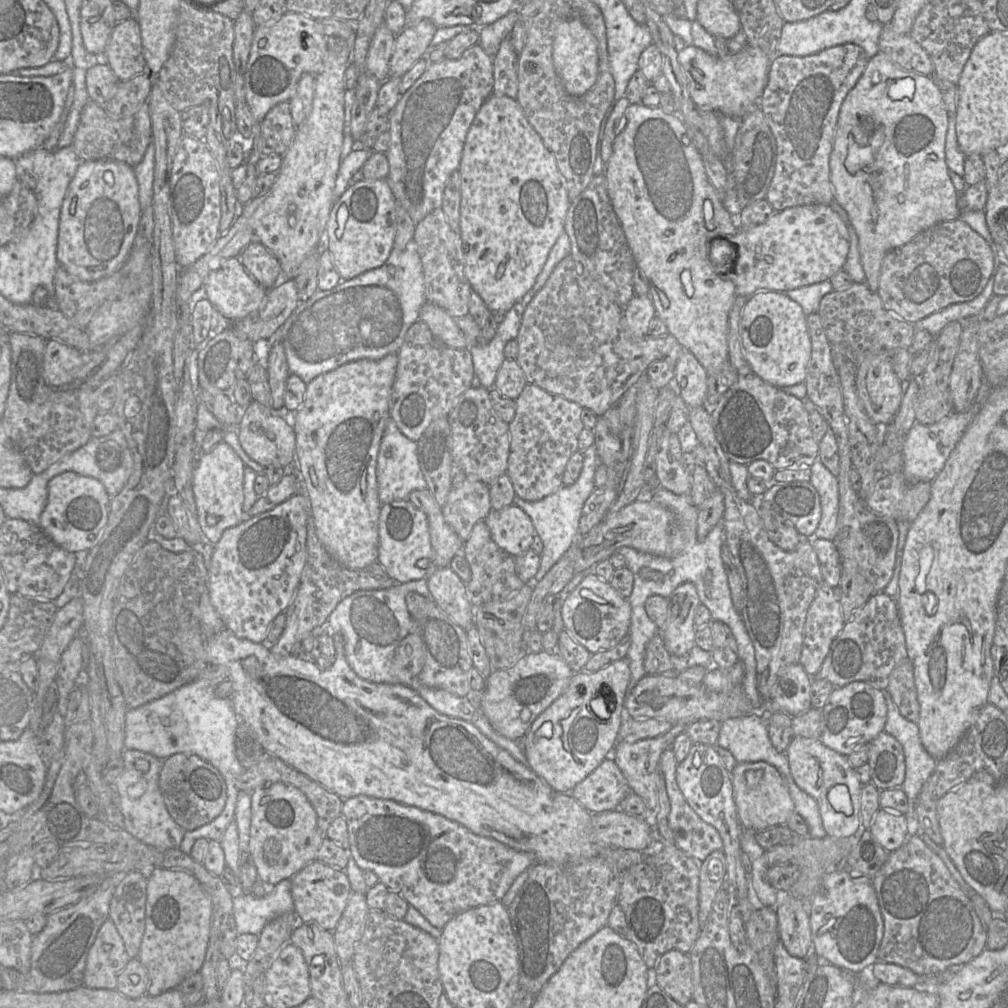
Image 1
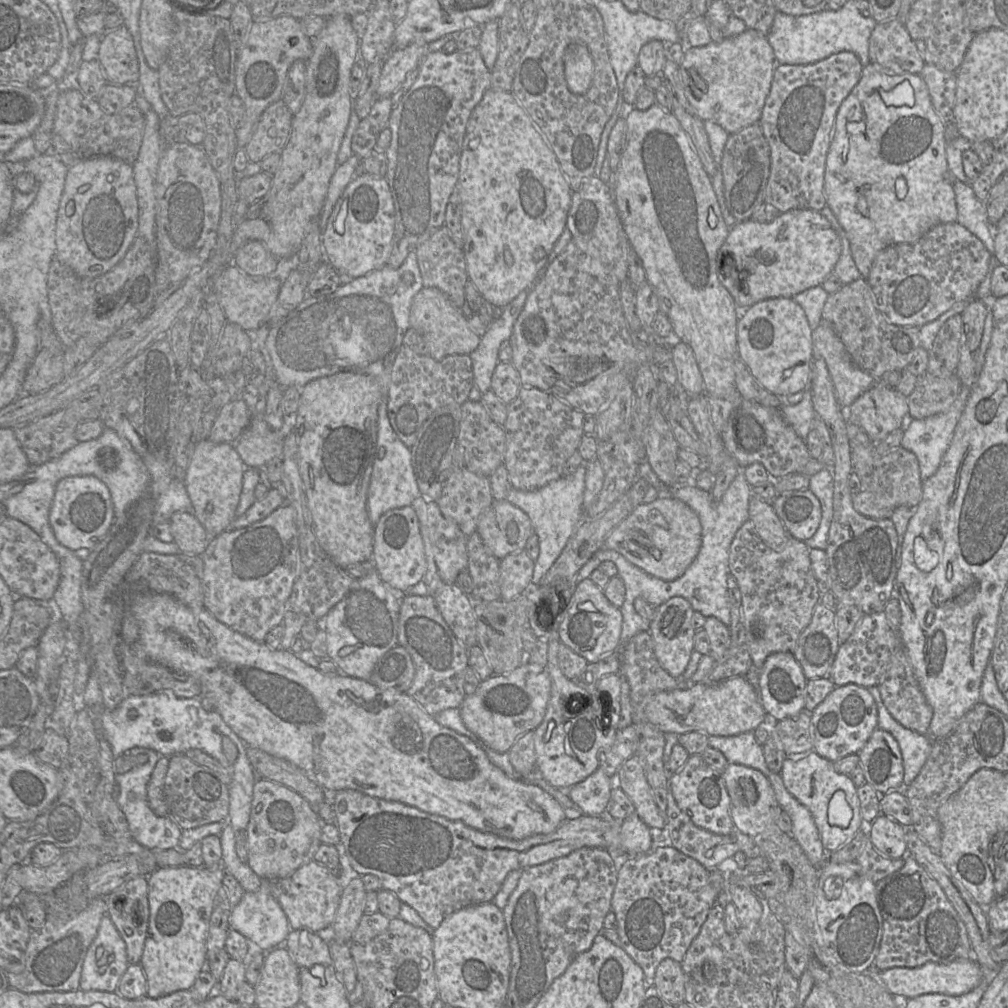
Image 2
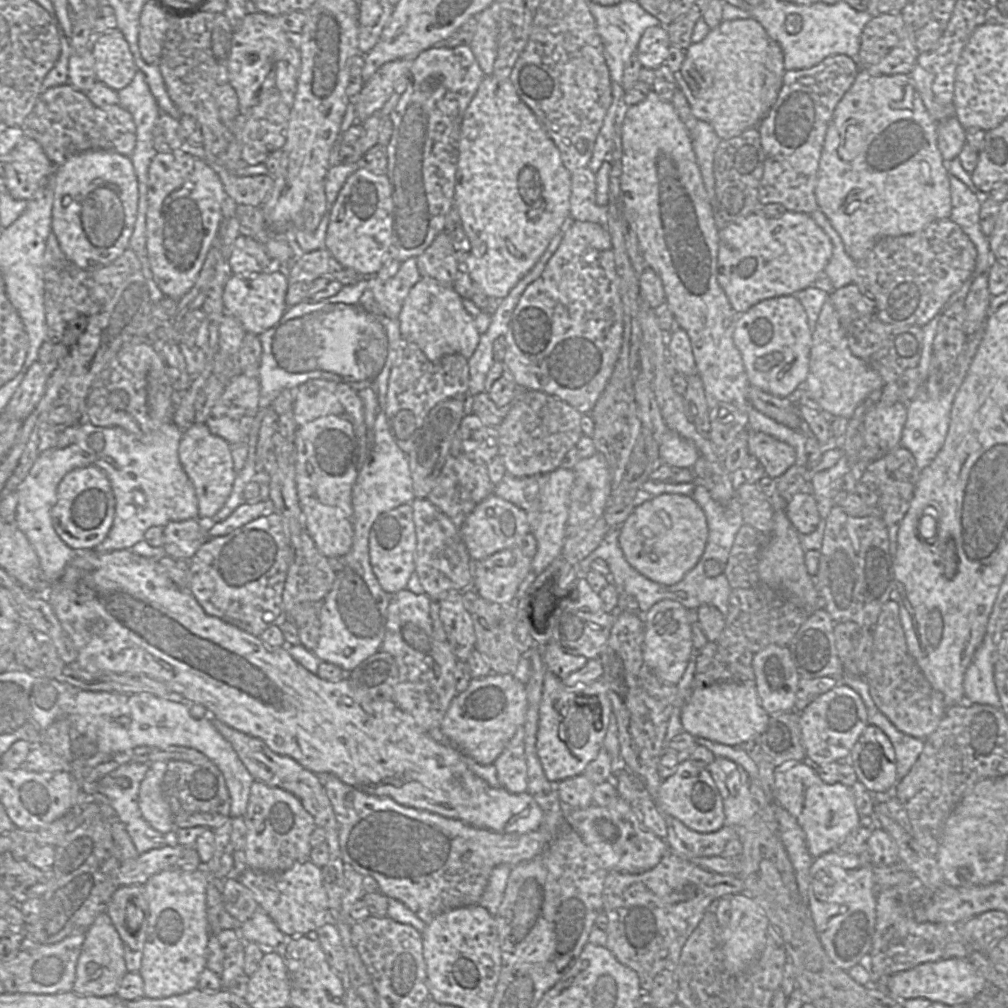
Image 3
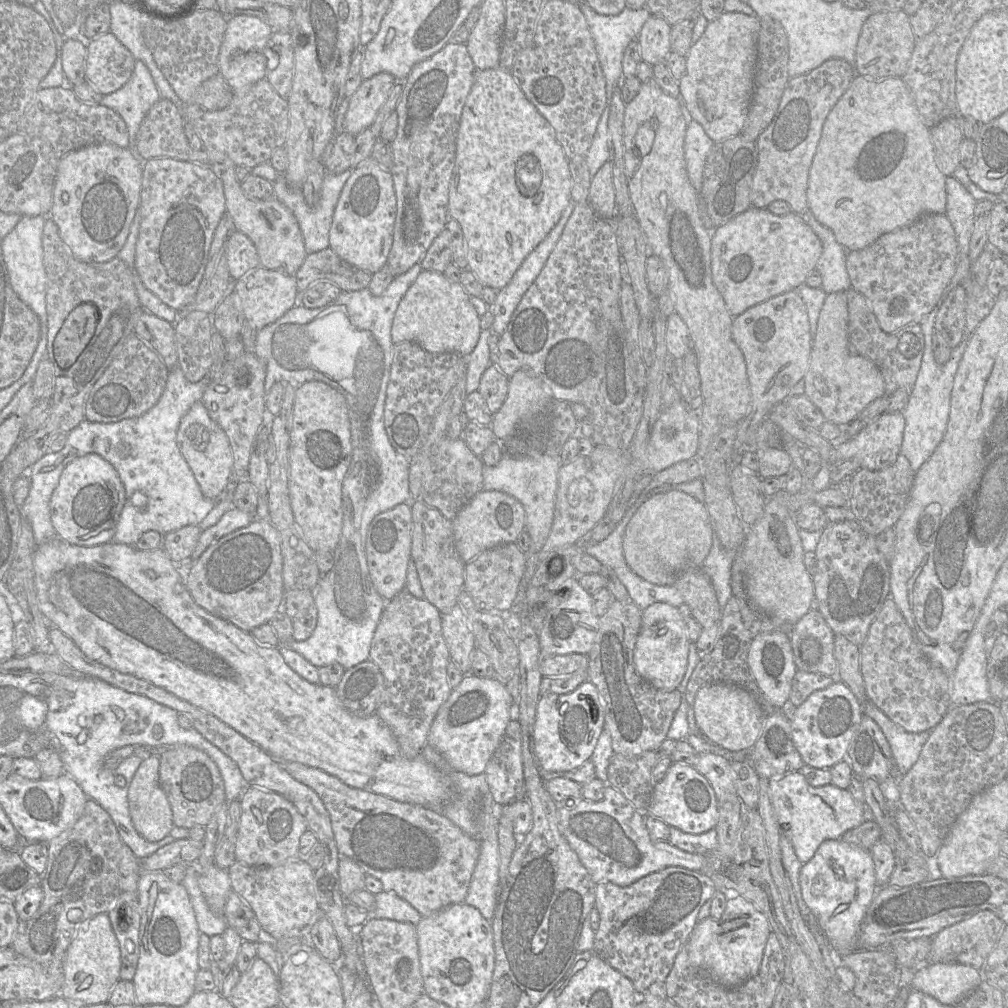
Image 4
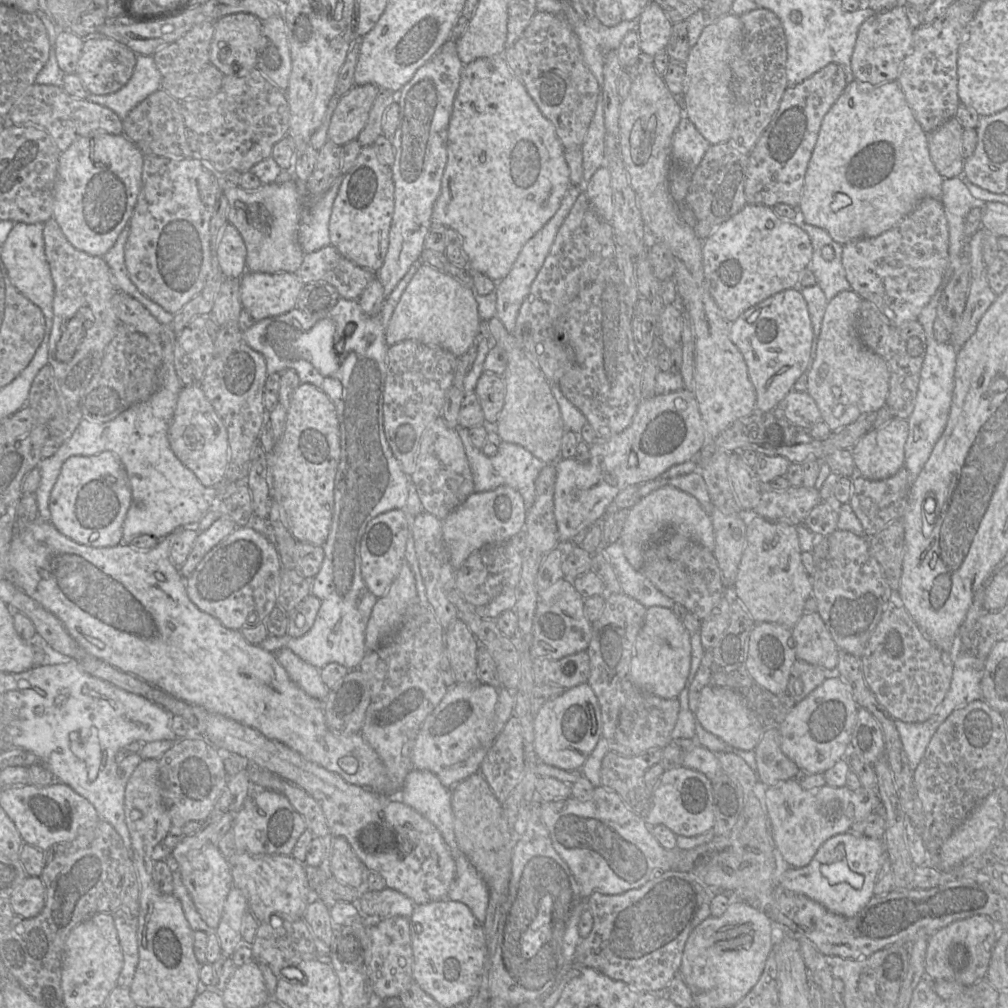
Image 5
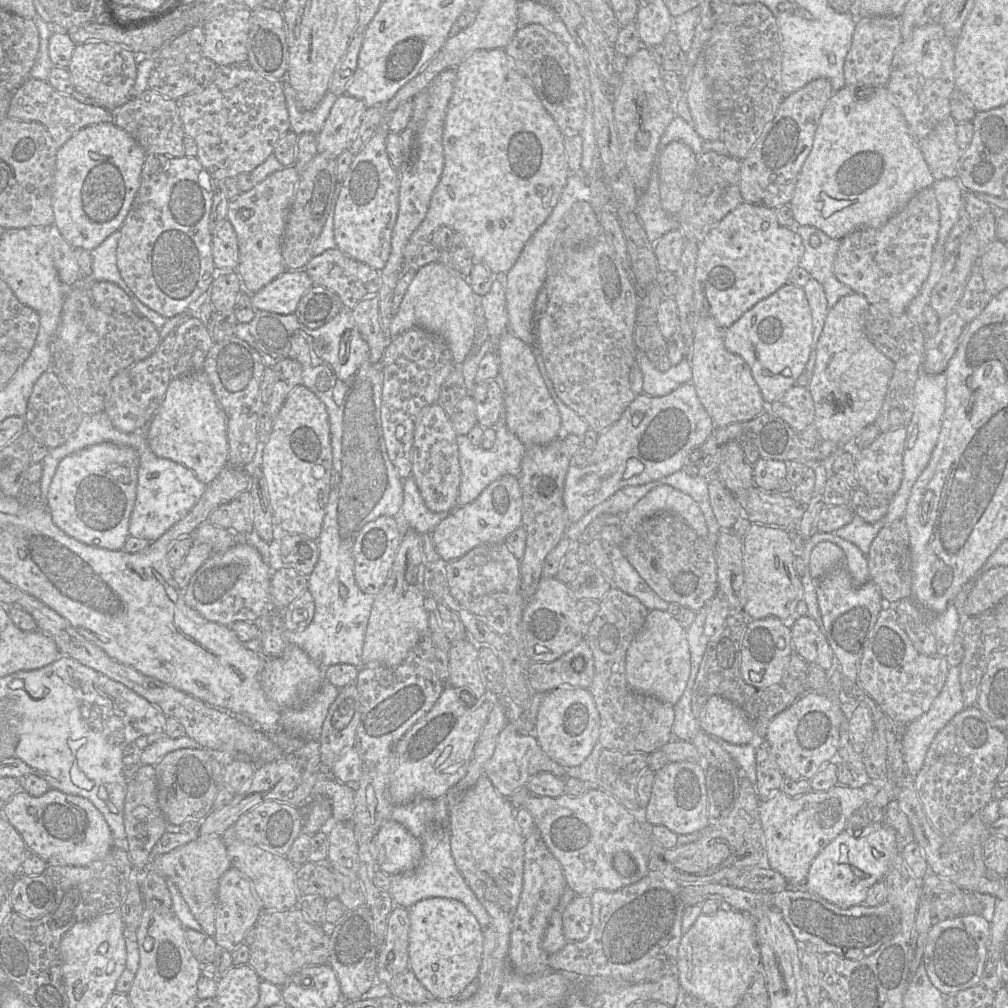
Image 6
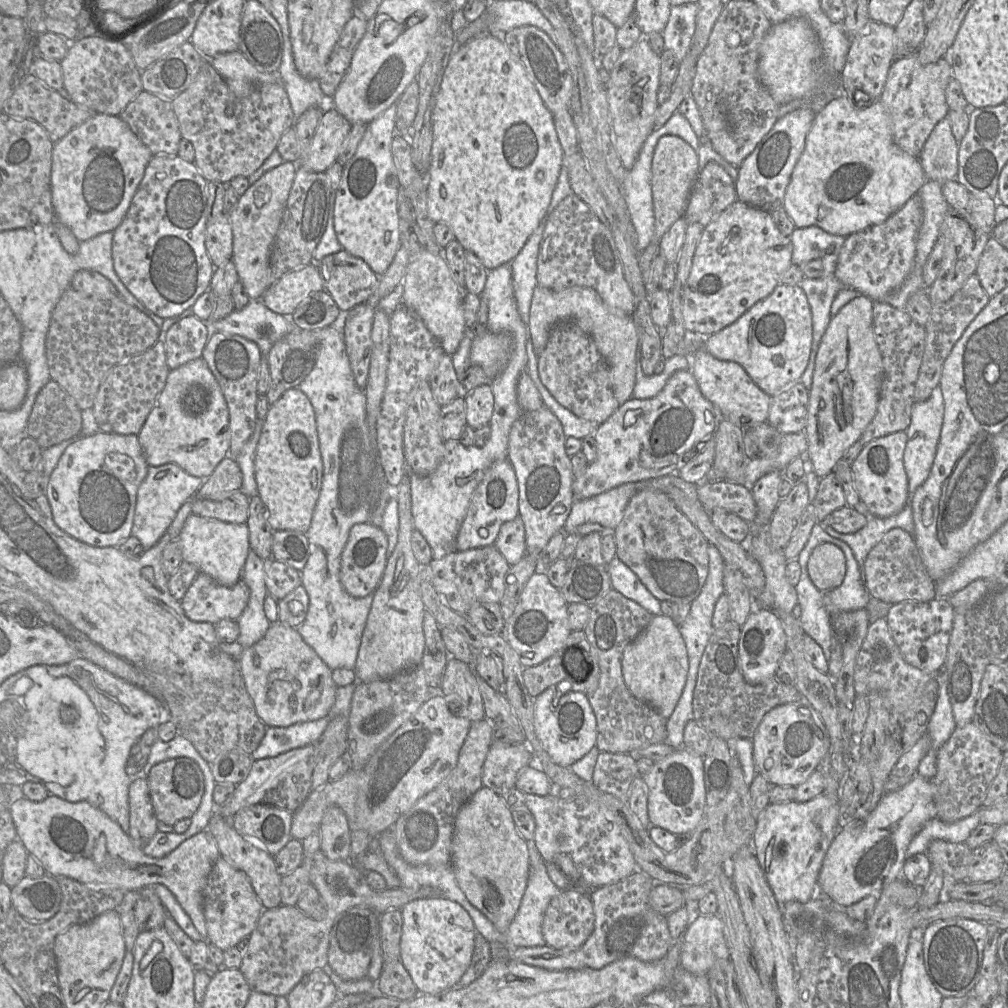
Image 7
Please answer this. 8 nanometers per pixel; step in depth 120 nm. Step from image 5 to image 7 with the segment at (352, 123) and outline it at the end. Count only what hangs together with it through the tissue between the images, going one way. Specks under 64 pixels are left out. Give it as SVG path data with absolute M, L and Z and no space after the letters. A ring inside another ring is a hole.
M334 107L323 113L310 149L300 163L315 172L325 172L336 162L339 150L352 129L350 123Z

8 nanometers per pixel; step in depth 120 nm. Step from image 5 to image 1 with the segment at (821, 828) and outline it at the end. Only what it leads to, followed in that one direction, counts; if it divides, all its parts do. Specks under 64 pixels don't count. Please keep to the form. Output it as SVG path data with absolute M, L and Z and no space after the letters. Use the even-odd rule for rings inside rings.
M800 736L791 739L785 753L796 785L816 800L827 835L837 838L857 836L863 829L860 820L863 785L846 756L825 746L820 739Z

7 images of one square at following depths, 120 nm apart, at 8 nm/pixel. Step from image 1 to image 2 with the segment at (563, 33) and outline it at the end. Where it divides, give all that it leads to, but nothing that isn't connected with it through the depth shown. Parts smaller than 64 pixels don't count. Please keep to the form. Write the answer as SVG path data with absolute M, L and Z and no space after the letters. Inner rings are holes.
M582 43L570 44L564 53L564 75L570 92L584 94L594 76L594 62L587 46Z

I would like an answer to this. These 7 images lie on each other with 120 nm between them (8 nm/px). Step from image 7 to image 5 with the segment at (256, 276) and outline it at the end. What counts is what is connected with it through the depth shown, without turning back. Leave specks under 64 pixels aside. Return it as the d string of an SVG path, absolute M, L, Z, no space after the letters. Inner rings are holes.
M296 181L262 184L256 190L244 190L240 186L222 182L222 192L228 201L228 224L232 224L241 235L246 247L246 271L261 273L296 273L300 268L304 251L299 243L301 219L301 196Z

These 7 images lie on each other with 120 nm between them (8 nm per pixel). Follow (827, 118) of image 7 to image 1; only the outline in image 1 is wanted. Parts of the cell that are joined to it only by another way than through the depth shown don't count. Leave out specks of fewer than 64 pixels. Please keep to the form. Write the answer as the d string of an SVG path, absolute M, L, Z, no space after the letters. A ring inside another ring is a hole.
M879 51L870 58L863 74L856 85L849 91L844 99L836 126L833 149L830 154L830 180L834 188L835 201L847 212L849 220L858 236L858 247L861 264L866 276L868 288L877 292L881 265L886 254L899 248L919 233L943 222L959 219L959 195L949 176L949 168L945 160L945 142L948 130L949 117L939 87L934 82L933 76L925 76L907 71L899 67L886 53Z

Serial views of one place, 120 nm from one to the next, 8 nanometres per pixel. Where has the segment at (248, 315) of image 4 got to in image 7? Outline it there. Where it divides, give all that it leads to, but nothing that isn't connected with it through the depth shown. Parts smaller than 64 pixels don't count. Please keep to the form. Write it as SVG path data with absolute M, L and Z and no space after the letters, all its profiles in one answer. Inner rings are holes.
M310 263L283 275L262 297L271 311L292 316L294 311L312 294L324 289L317 263Z

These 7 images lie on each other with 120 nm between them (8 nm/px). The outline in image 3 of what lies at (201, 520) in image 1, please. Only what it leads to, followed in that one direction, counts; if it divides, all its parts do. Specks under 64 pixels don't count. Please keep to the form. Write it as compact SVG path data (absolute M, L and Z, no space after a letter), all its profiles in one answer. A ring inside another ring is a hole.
M194 423L183 431L179 445L179 458L195 488L198 499L198 519L212 519L230 496L236 478L231 444L213 435L206 423Z

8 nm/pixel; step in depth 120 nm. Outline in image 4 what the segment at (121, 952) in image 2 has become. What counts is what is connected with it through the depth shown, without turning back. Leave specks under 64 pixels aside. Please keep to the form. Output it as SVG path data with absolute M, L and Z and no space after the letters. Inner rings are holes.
M100 913L83 924L75 934L64 958L62 997L86 1005L109 1001L113 987L120 980L120 945L107 913Z

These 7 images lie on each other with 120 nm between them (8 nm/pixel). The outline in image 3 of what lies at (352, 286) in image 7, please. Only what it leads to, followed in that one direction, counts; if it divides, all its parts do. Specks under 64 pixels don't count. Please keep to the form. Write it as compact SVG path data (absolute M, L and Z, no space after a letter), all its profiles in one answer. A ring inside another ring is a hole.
M326 248L304 253L287 274L287 308L302 302L313 282L322 276L332 276L342 285L356 284L365 277L340 264Z

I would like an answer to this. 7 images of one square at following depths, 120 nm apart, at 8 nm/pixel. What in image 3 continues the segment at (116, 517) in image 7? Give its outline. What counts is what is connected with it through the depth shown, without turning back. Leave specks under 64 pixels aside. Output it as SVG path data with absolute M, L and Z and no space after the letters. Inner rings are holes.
M95 465L68 472L58 485L51 516L63 542L75 550L91 550L108 535L115 514L115 497L106 473Z

